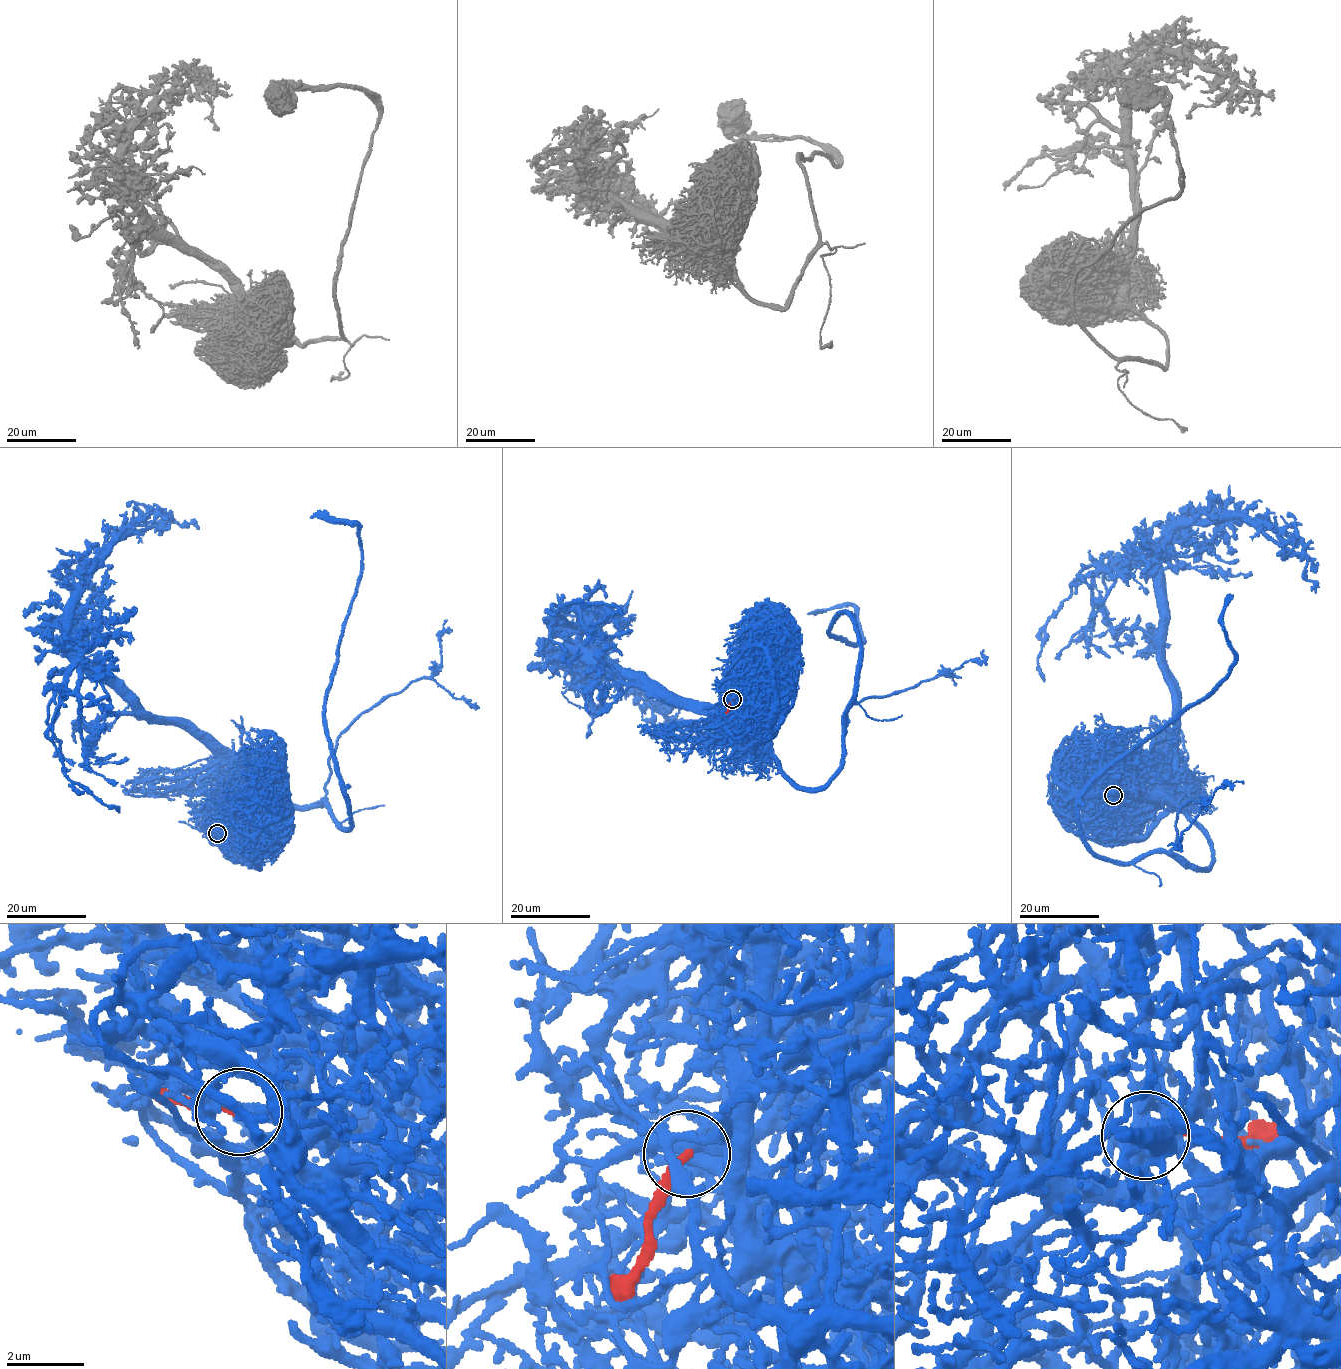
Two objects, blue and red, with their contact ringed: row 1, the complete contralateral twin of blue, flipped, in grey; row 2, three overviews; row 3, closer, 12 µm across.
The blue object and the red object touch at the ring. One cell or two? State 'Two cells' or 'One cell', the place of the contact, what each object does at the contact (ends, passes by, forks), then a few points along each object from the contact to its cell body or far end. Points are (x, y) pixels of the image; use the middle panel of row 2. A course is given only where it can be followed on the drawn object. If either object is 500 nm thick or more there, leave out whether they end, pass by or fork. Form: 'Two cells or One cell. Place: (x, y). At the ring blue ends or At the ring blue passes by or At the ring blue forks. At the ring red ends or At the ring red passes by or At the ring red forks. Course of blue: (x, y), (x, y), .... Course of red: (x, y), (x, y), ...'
Two cells. Place: (732, 699). At the ring blue passes by. At the ring red ends. Course of blue: (732, 699), (796, 784), (832, 778), (859, 646), (849, 611), (828, 634), (864, 641), (851, 605), (807, 614). Course of red: (732, 699), (725, 715)

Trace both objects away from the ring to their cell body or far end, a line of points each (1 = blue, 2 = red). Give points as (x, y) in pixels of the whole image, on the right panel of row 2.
1: (1113, 795), (1129, 813), (1183, 809), (1211, 865), (1111, 861), (1087, 847), (1078, 800), (1226, 676), (1227, 594)
2: (1113, 795), (1127, 795)

